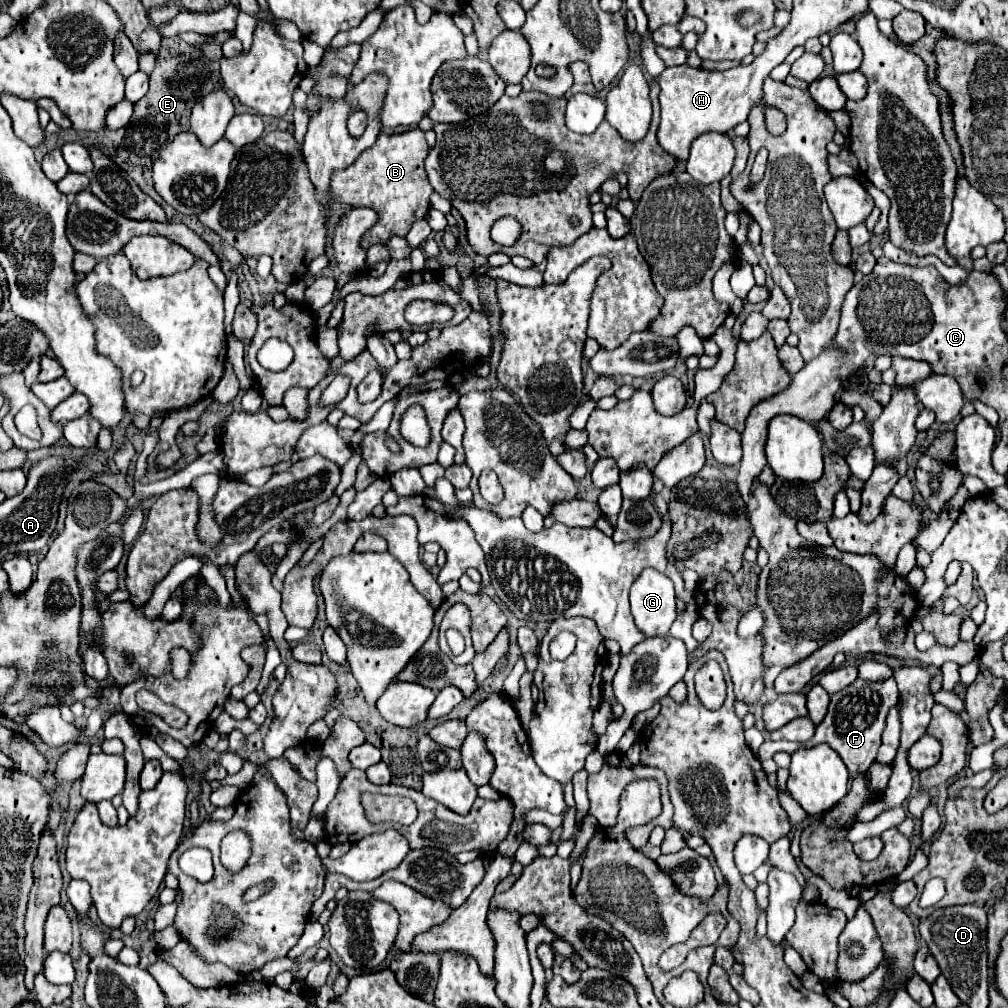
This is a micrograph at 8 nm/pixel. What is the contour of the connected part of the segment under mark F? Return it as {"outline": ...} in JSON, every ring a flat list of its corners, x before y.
{"outline":[[856,678,850,686,846,686,844,690,832,694,832,700,830,700,830,706,828,706,828,714,824,716,824,720,818,724,816,728,816,734,810,742,806,744,798,744,798,742,774,742,774,740,764,740,764,744,758,748,758,758,760,760,766,760,766,758,772,758,774,752,788,752,792,754,794,750,798,748,810,748,810,746,816,746,816,744,830,744,838,754,840,758,844,760,844,764,848,766,850,774,858,774,858,772,866,772,872,762,876,760,876,752,880,748,880,736,884,732,884,726,886,726,886,716,888,716,888,710,898,702,898,688,896,688,896,680,894,678,888,678,884,682,866,682,862,678]]}

